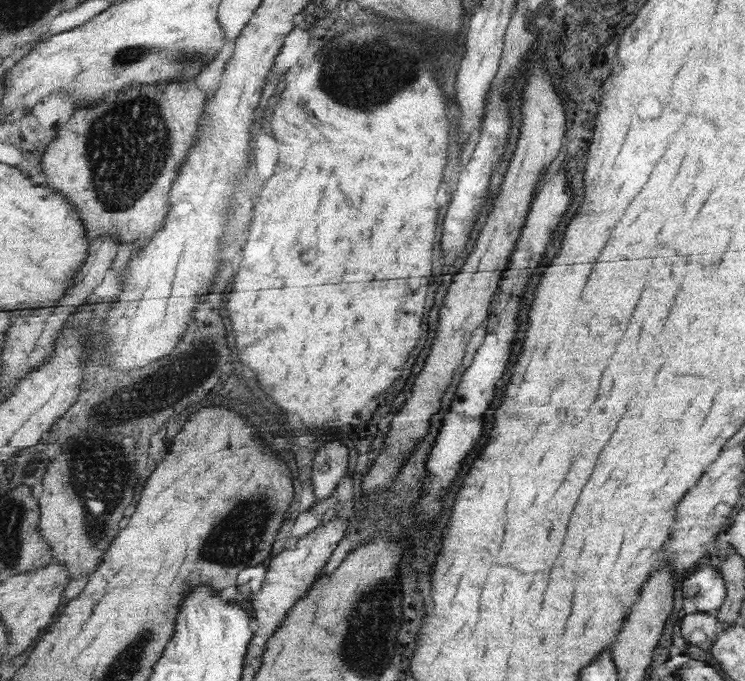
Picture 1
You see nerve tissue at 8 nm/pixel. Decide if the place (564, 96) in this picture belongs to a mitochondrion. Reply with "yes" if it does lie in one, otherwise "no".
no

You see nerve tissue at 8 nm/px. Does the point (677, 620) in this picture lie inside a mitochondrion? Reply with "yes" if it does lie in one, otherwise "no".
no

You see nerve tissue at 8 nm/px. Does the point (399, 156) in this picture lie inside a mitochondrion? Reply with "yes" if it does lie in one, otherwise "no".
no

